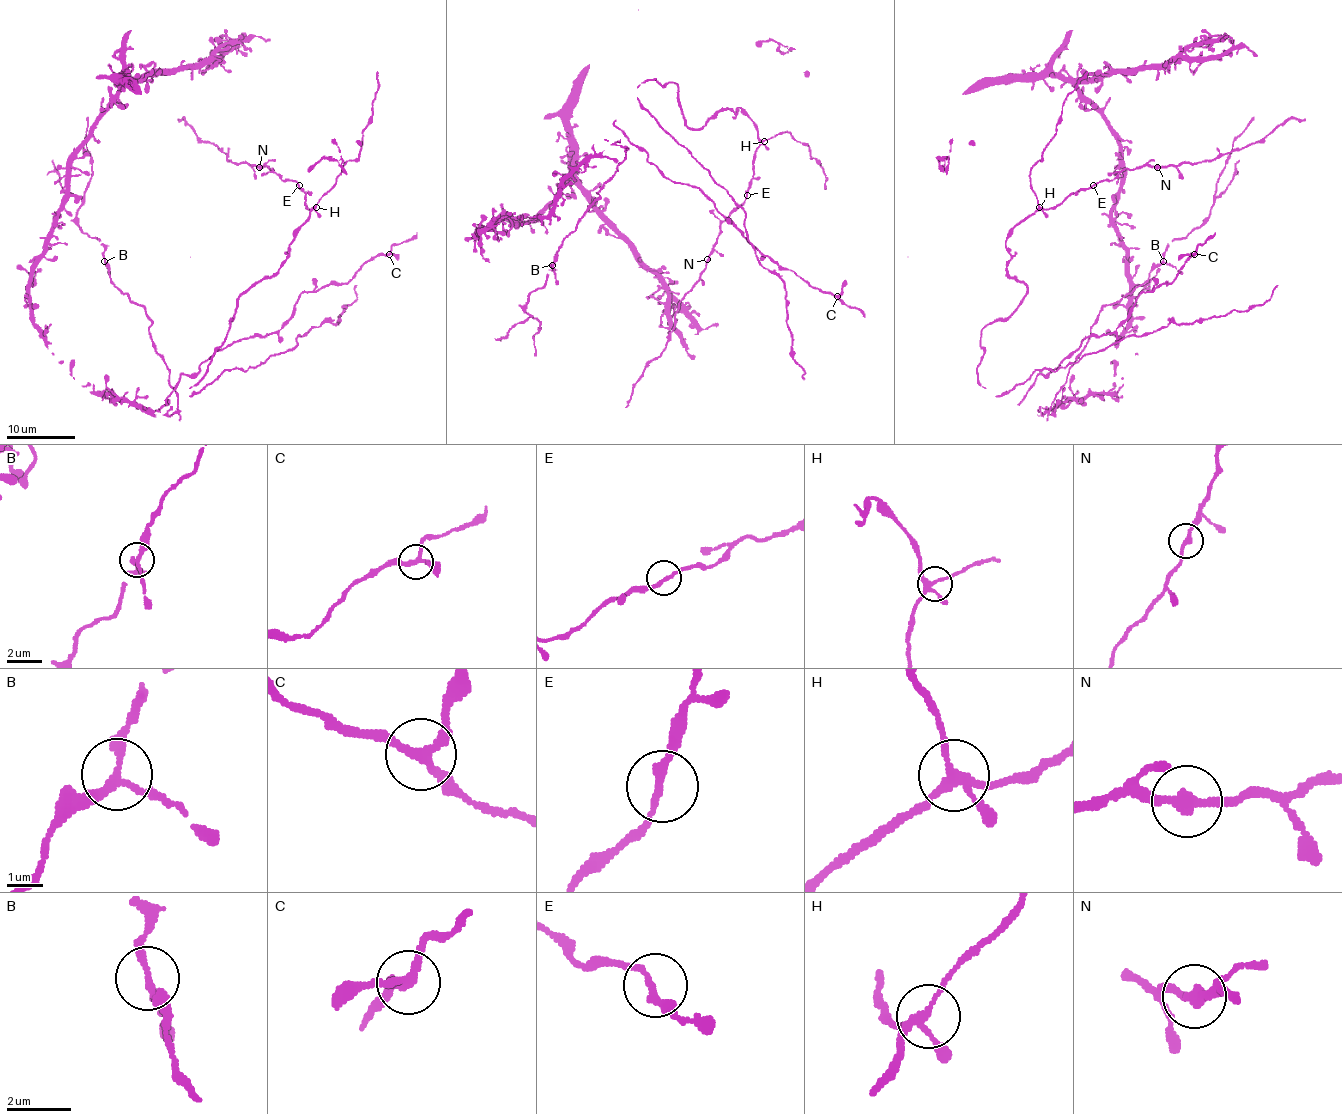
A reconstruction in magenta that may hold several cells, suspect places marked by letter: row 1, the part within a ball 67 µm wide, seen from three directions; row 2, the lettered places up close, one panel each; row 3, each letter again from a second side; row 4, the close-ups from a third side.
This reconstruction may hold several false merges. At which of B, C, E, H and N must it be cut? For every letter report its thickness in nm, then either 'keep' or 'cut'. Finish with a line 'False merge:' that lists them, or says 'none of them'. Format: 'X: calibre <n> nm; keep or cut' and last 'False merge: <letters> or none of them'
B: calibre 200 nm; keep
C: calibre 240 nm; keep
E: calibre 200 nm; keep
H: calibre 220 nm; keep
N: calibre 280 nm; keep
False merge: none of them

